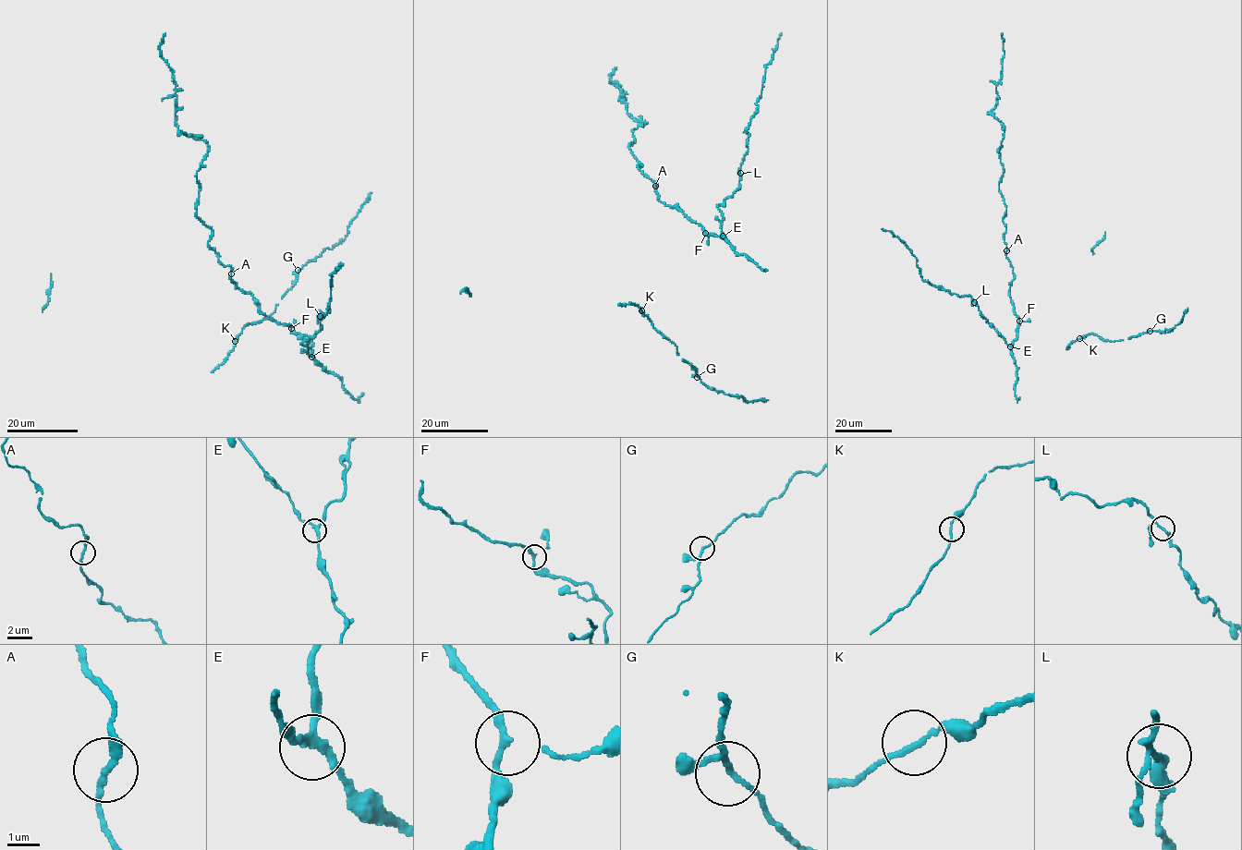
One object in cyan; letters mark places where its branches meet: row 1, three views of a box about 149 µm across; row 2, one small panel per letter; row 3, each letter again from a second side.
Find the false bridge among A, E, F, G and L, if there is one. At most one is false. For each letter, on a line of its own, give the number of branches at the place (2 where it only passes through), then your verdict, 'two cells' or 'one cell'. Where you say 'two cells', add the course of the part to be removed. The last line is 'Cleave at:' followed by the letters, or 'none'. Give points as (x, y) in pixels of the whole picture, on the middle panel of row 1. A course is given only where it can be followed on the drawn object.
A: 2 | one cell
E: 3 | one cell
F: 3 | one cell
G: 3 | one cell
L: 3 | one cell
Cleave at: none

